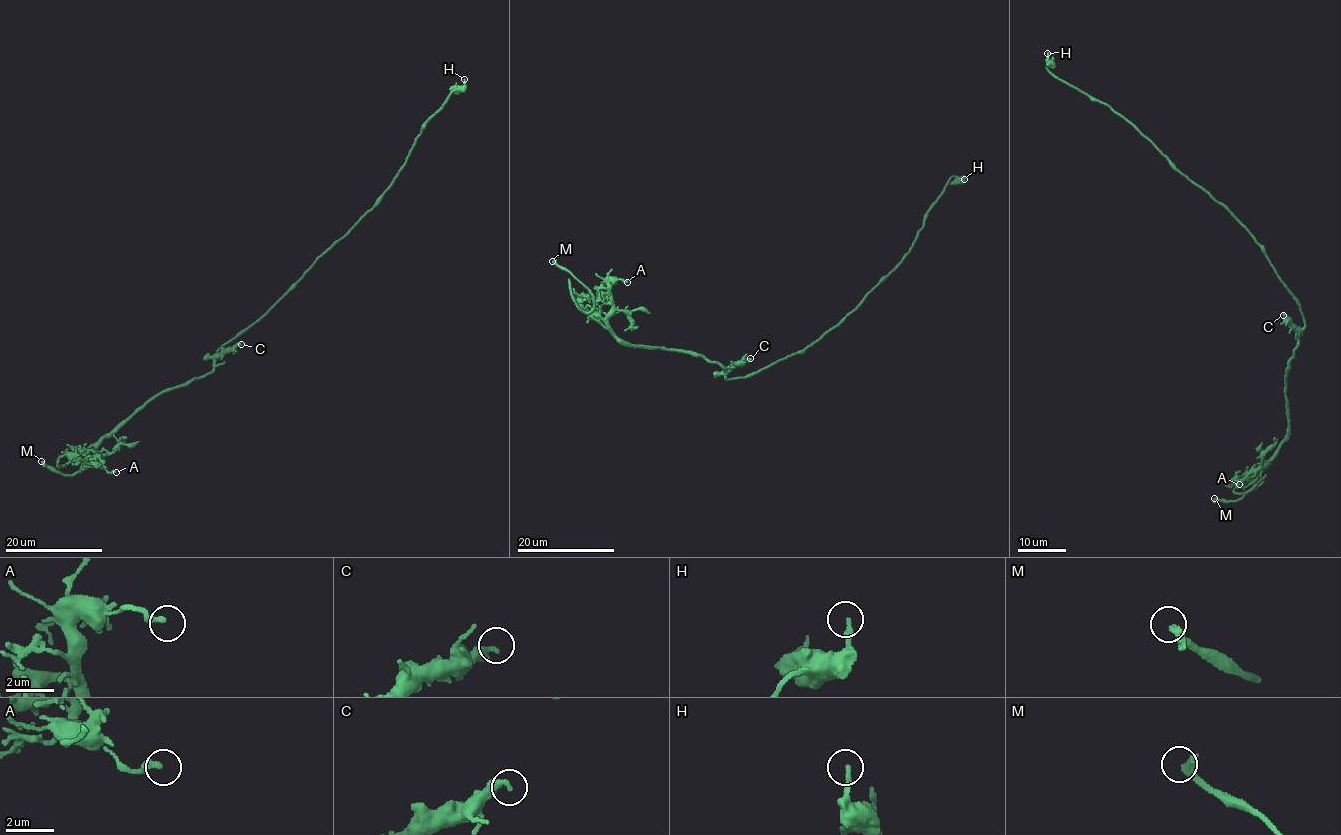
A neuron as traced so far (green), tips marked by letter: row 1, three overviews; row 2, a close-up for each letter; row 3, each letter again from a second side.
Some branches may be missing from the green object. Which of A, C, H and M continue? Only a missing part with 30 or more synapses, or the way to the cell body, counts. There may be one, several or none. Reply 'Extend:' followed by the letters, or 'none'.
Extend: M

